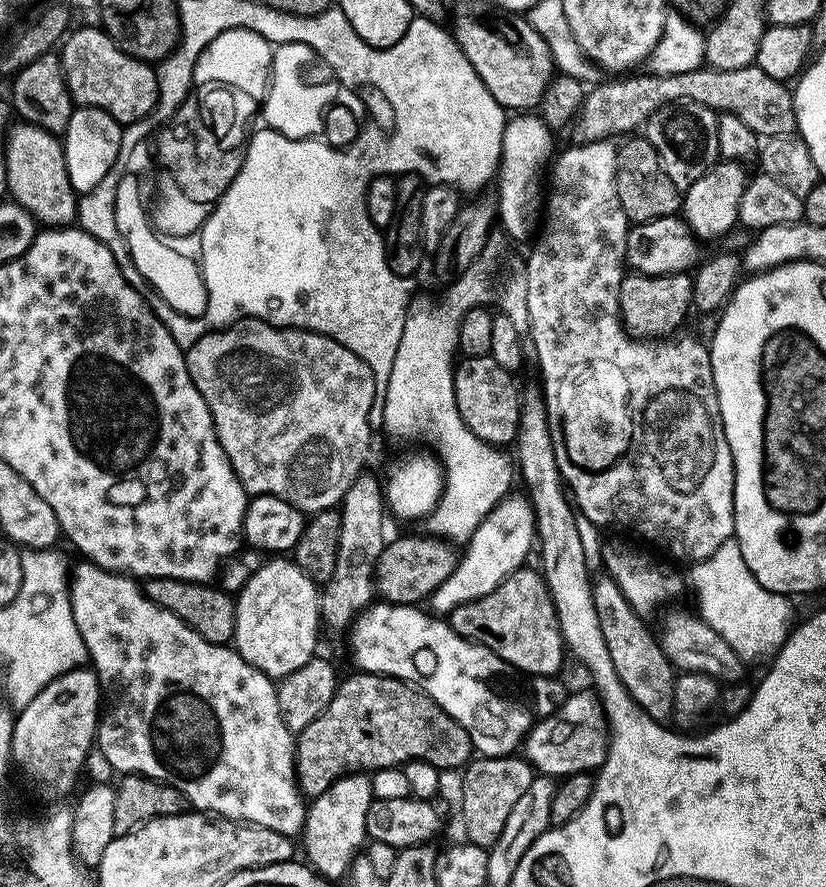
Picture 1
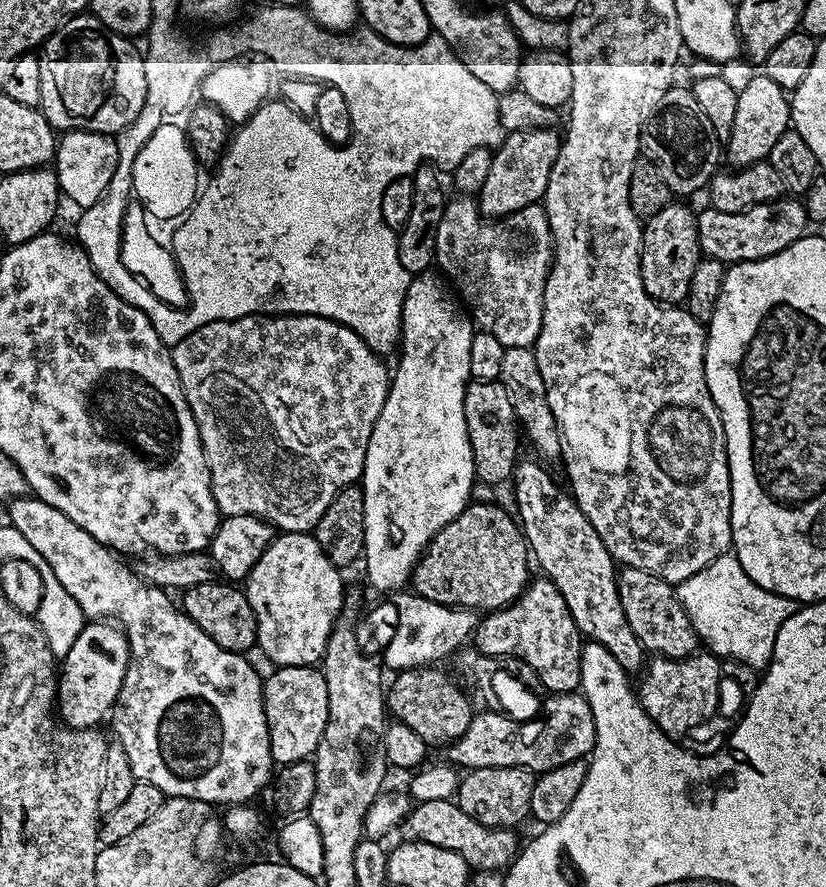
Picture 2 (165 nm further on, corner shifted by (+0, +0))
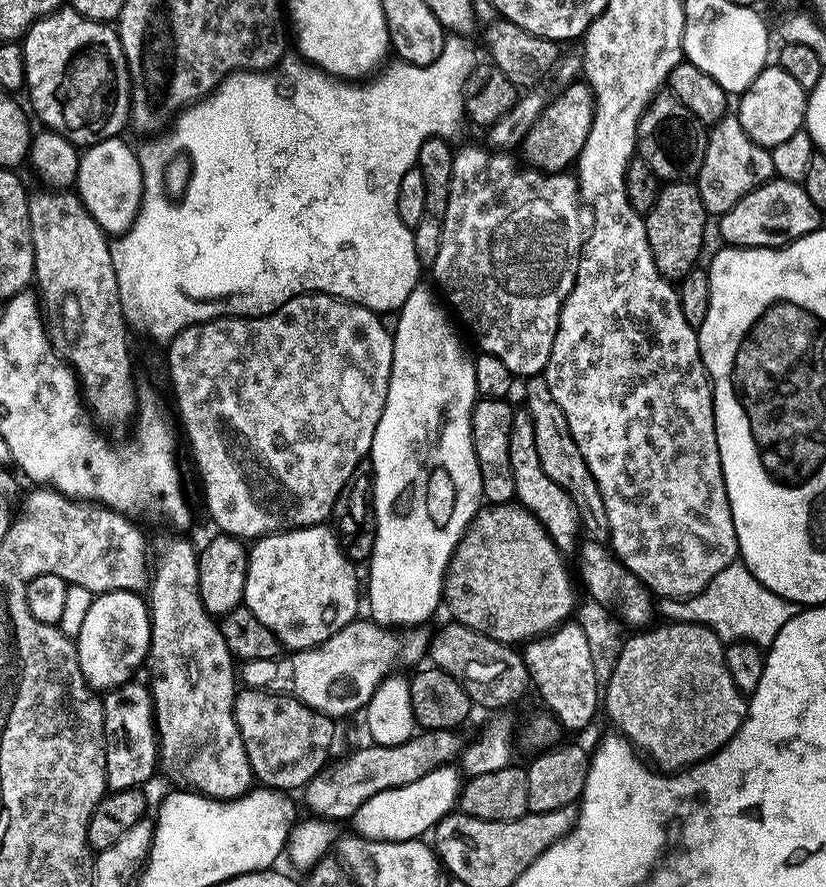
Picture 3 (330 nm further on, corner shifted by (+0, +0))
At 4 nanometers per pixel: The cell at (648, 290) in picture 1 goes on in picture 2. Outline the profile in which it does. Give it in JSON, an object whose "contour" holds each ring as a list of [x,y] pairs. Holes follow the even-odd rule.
{"contour":[[[669,202],[658,214],[654,214],[643,225],[644,241],[640,247],[640,273],[646,294],[664,306],[680,306],[688,299],[690,278],[702,259],[698,234],[697,213],[691,212],[684,202]]]}

